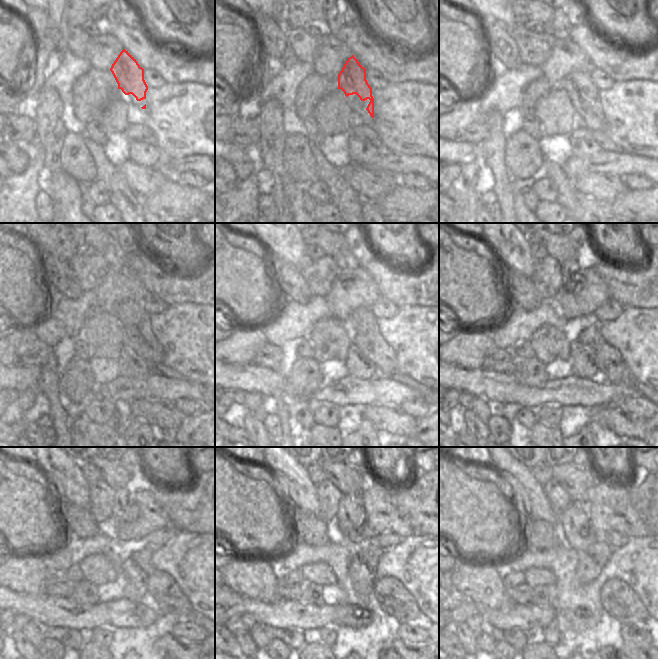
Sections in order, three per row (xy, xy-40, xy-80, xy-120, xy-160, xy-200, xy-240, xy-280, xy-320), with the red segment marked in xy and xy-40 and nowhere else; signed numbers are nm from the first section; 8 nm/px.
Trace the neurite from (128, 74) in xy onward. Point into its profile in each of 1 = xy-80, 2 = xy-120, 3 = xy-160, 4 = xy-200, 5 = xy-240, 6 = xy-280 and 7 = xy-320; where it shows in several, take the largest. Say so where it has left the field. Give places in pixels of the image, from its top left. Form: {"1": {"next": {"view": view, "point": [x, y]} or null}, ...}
{"1": {"next": {"view": "xy-80", "point": [577, 82]}}, "2": {"next": {"view": "xy-120", "point": [127, 309]}}, "3": {"next": {"view": "xy-160", "point": [384, 357]}}, "4": {"next": {"view": "xy-200", "point": [612, 368]}}, "5": {"next": {"view": "xy-240", "point": [164, 594]}}, "6": {"next": {"view": "xy-280", "point": [390, 595]}}, "7": {"next": {"view": "xy-320", "point": [617, 599]}}}

